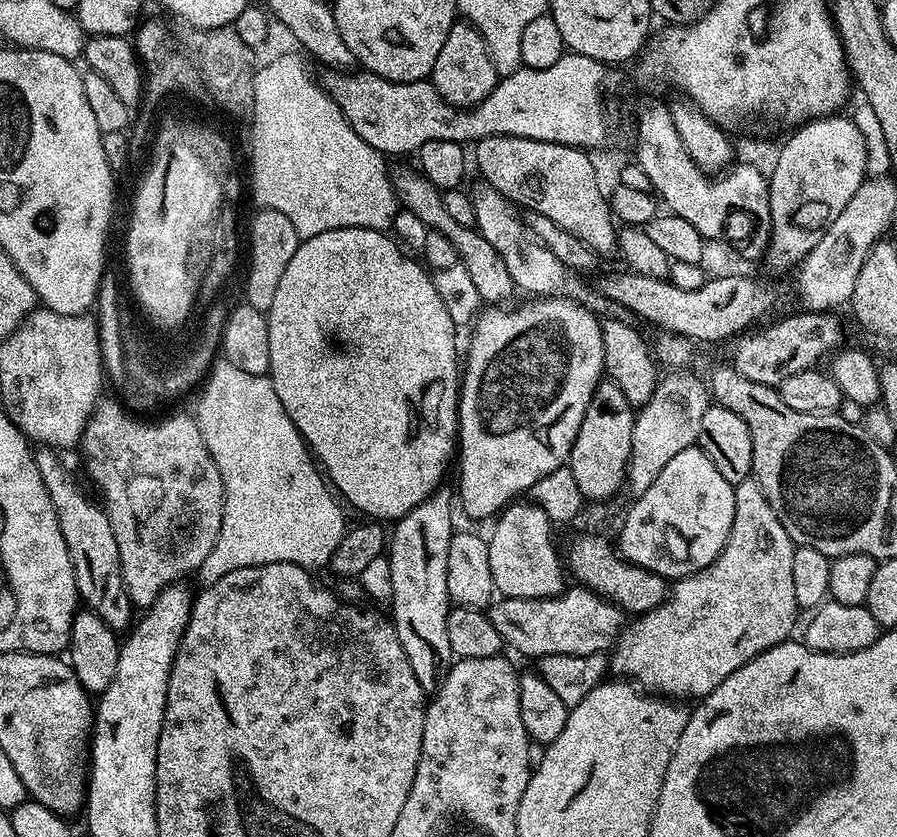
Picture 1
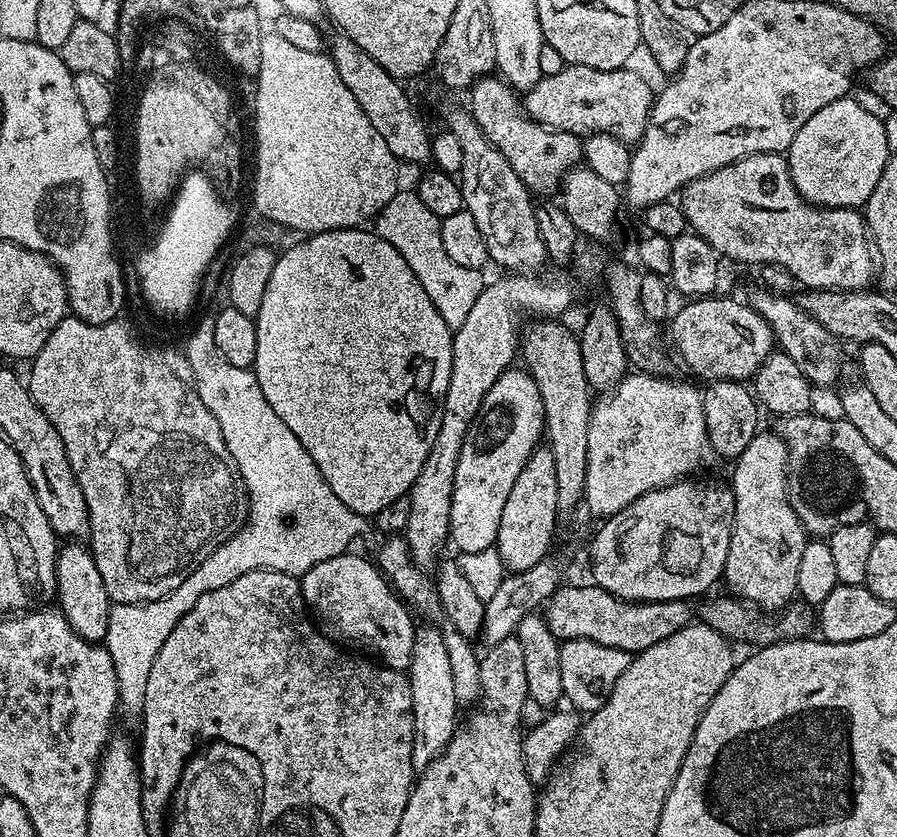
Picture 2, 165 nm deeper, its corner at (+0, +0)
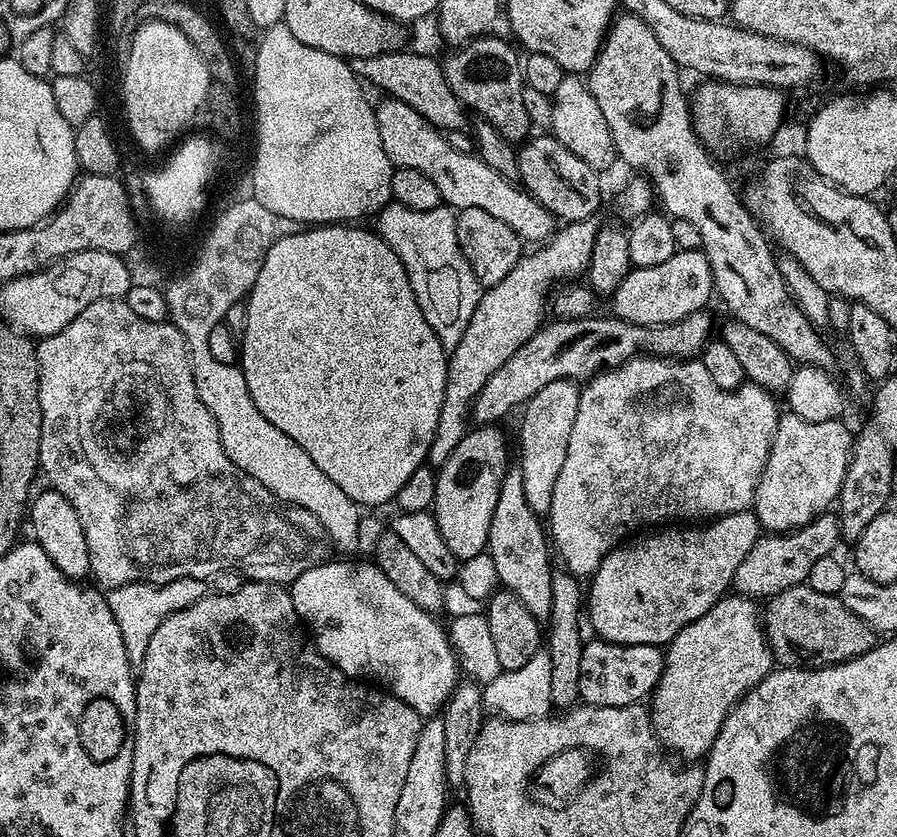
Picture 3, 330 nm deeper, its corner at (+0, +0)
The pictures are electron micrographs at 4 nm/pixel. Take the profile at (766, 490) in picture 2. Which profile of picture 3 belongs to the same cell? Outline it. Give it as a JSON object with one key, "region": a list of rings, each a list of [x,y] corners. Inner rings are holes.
{"region":[[[791,414],[781,415],[776,433],[772,439],[772,449],[768,455],[766,466],[762,470],[762,478],[756,487],[754,511],[760,519],[761,529],[765,533],[793,532],[796,528],[806,526],[814,518],[825,515],[828,508],[840,498],[840,487],[846,478],[846,470],[854,439],[853,429],[844,425],[843,419],[830,422],[806,422],[806,418],[798,418]]]}

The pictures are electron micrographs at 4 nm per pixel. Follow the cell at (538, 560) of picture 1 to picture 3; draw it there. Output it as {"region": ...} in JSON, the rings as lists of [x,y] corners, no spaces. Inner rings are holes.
{"region":[[[574,380],[550,382],[524,405],[520,416],[520,461],[518,467],[525,487],[526,502],[537,514],[547,514],[554,498],[554,482],[566,462],[566,446],[570,446],[570,430],[578,414],[581,385]]]}

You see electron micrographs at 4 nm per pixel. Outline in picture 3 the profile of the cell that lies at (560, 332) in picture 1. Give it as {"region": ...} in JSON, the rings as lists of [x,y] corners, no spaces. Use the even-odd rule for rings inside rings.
{"region":[[[476,426],[454,446],[454,454],[446,458],[436,474],[436,493],[431,513],[436,517],[438,530],[446,538],[446,546],[457,561],[474,558],[485,551],[490,534],[490,518],[494,518],[494,506],[498,506],[498,494],[502,478],[508,473],[508,440],[500,426]]]}

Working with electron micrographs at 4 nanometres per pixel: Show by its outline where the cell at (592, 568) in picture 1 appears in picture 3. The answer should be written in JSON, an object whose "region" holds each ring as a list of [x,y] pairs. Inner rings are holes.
{"region":[[[806,582],[798,586],[790,586],[790,590],[782,590],[782,594],[771,597],[763,605],[762,623],[764,637],[767,638],[768,645],[772,648],[773,657],[781,665],[790,668],[825,668],[831,664],[841,664],[866,654],[878,642],[876,629],[862,622],[858,614],[846,610],[839,596],[818,594],[818,590],[814,590]]]}

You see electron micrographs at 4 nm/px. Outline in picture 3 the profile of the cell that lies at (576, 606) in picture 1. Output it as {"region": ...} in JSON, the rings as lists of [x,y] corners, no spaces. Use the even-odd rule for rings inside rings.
{"region":[[[825,514],[814,518],[806,526],[796,528],[793,532],[773,532],[761,534],[750,546],[750,554],[742,558],[732,579],[732,588],[741,596],[757,602],[782,594],[782,590],[790,590],[790,586],[798,586],[807,581],[814,565],[837,550],[836,543],[841,543],[840,522],[835,515]]]}

